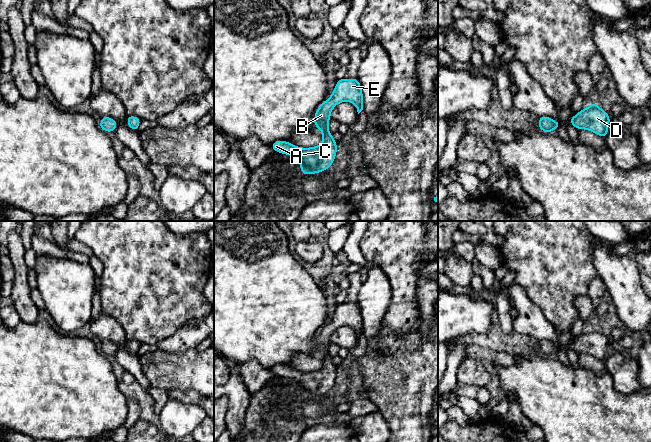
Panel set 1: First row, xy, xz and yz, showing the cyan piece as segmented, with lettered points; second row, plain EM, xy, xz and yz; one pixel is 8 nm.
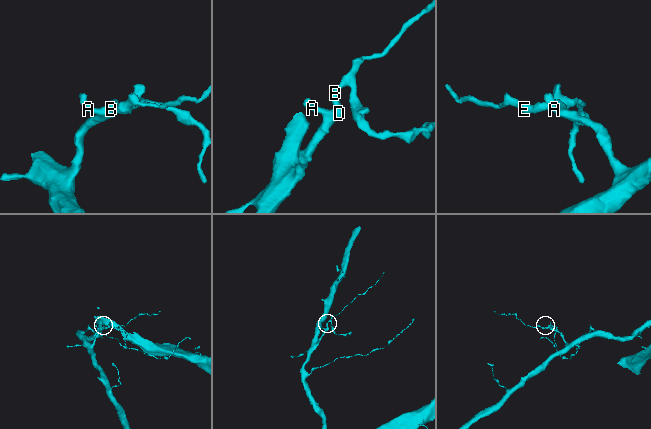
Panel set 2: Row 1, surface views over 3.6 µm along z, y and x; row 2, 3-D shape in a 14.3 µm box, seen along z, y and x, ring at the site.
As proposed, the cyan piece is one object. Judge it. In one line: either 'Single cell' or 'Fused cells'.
Single cell

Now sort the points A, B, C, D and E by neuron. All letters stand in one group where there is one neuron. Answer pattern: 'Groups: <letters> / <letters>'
Groups: A B C D E

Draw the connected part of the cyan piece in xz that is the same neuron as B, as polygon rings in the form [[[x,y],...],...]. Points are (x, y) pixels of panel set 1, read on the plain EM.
[[[358,302],[338,304],[333,317],[324,325],[315,337],[315,352],[322,354],[323,367],[313,372],[299,372],[289,366],[278,364],[270,370],[279,377],[293,379],[301,385],[299,391],[304,399],[315,398],[327,394],[334,386],[337,367],[328,354],[330,337],[336,328],[343,325],[352,326],[358,338],[363,334],[363,319]]]

